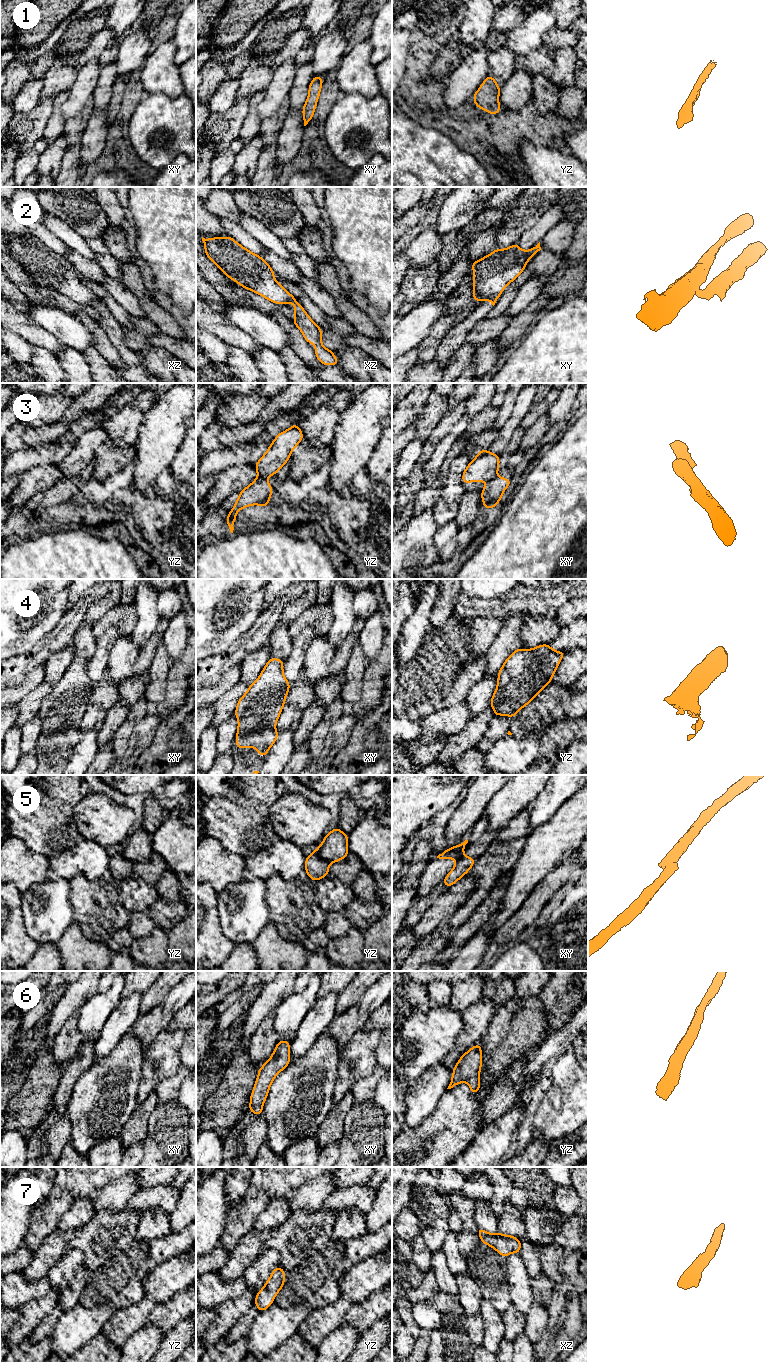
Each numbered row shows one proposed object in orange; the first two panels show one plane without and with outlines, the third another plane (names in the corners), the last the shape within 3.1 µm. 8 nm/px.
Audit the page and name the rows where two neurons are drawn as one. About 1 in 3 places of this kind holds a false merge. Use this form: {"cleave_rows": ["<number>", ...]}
{"cleave_rows": ["2", "3", "5"]}

